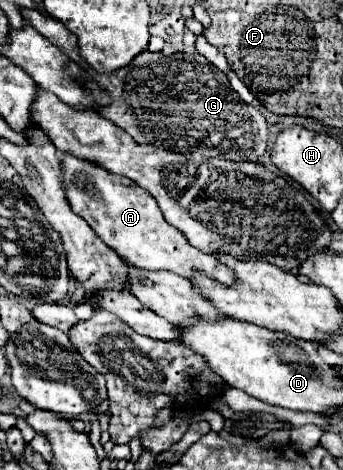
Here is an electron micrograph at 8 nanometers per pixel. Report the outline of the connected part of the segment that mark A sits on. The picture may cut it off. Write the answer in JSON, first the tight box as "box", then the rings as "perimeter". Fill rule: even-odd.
{"box":[61,154,233,286],"perimeter":[[[63,154],[61,172],[63,188],[73,212],[83,216],[97,236],[127,262],[145,270],[169,270],[183,278],[189,278],[191,270],[203,270],[225,286],[233,284],[233,272],[215,256],[191,246],[175,226],[167,224],[155,198],[133,180],[127,180],[127,176],[111,174],[99,164],[73,154]]]}

